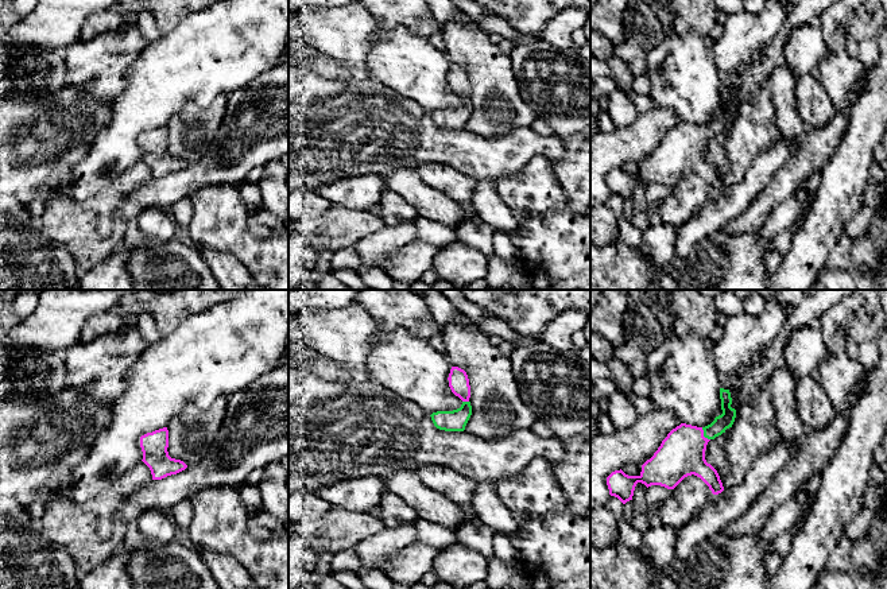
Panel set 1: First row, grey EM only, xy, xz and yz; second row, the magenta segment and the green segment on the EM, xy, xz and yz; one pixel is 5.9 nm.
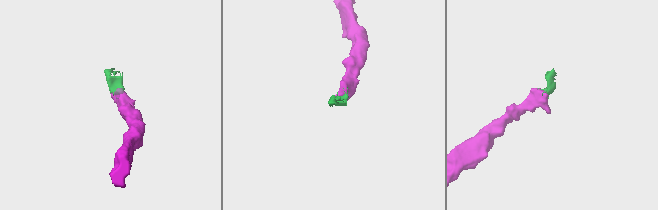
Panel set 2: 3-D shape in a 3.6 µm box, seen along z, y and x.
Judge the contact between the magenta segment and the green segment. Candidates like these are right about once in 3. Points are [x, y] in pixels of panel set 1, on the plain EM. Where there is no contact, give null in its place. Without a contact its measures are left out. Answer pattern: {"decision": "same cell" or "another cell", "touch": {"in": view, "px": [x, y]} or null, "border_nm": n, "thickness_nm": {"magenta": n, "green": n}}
{"decision": "same cell", "touch": {"in": "yz", "px": [702, 132]}, "border_nm": 90, "thickness_nm": {"magenta": 280, "green": 90}}

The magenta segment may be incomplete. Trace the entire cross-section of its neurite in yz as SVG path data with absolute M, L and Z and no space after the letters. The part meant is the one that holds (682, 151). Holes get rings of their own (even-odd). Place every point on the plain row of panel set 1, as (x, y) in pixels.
M779 0L790 7L785 26L764 46L763 53L740 67L731 78L721 82L720 97L723 112L705 124L681 121L662 139L654 154L642 163L639 174L628 174L621 167L607 175L609 193L623 202L632 198L638 181L647 186L661 183L674 187L685 175L700 175L718 193L724 189L717 168L706 160L705 148L710 137L732 125L739 106L770 78L775 67L785 63L783 49L789 34L801 26L821 20L825 9L838 0Z

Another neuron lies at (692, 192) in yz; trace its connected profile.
M697 174L685 175L663 199L659 213L666 225L681 226L700 210L712 194L709 185Z

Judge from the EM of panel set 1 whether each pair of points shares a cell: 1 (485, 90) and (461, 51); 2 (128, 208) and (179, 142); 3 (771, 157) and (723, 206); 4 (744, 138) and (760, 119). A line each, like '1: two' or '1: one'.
1: one
2: two
3: one
4: one

